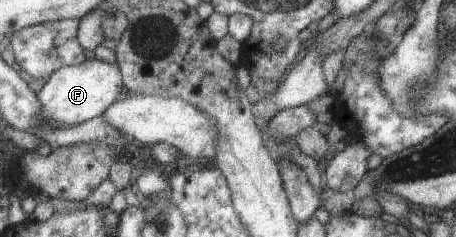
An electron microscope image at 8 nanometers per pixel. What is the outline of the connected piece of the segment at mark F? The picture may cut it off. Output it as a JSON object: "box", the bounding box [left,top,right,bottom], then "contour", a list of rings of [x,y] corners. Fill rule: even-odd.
{"box":[35,59,122,128],"contour":[[[93,59],[84,60],[82,64],[58,68],[35,94],[42,110],[38,114],[38,120],[46,122],[50,128],[81,124],[101,116],[104,110],[116,101],[122,87],[120,70],[115,63]]]}

